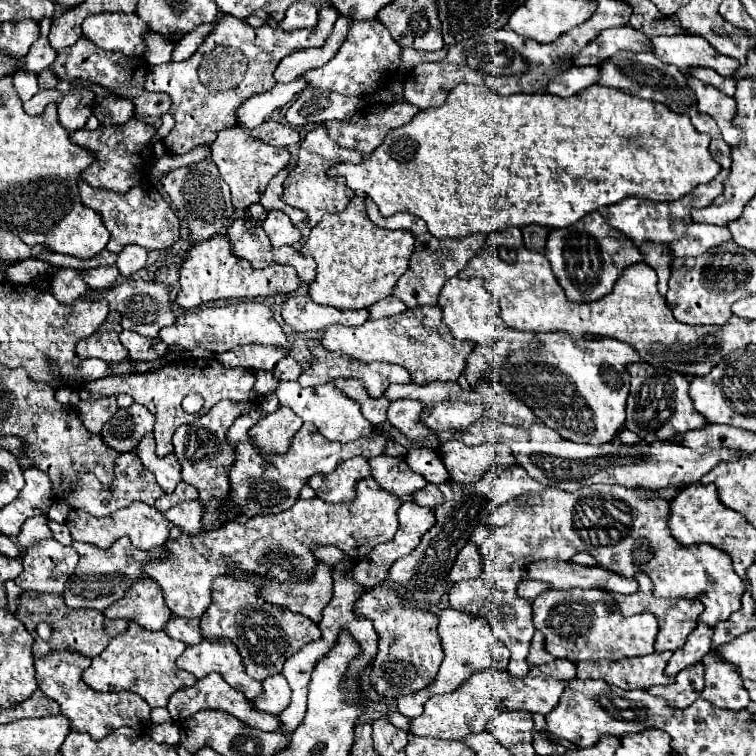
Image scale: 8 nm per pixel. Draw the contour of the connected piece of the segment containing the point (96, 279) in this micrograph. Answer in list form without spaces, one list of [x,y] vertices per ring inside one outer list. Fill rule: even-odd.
[[[98,266],[98,268],[90,268],[86,272],[86,284],[90,284],[90,288],[110,288],[118,282],[118,268],[116,266]]]

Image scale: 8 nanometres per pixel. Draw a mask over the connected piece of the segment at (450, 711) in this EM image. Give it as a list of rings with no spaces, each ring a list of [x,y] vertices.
[[[554,660],[550,664],[532,666],[522,680],[510,680],[508,672],[482,670],[462,682],[458,690],[444,696],[432,696],[424,704],[424,714],[414,718],[410,728],[416,736],[434,736],[434,738],[464,738],[472,732],[486,730],[490,718],[506,710],[528,710],[548,714],[560,700],[566,684],[576,678],[576,664],[570,660]]]

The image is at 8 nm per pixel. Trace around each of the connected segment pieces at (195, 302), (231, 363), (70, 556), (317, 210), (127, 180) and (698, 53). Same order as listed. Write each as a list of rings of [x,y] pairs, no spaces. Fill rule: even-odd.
[[[222,234],[206,242],[200,242],[188,250],[188,256],[180,268],[180,292],[176,296],[176,304],[184,310],[190,310],[204,302],[220,298],[256,298],[256,296],[290,294],[296,292],[300,284],[302,282],[296,270],[290,266],[273,264],[264,269],[254,270],[250,264],[246,264],[246,260],[238,260],[238,256],[232,254],[226,234]]]
[[[244,344],[238,348],[232,348],[230,352],[218,354],[216,358],[226,364],[226,368],[250,368],[250,370],[272,370],[278,360],[286,358],[288,352],[282,352],[282,348],[270,348],[264,344]]]
[[[44,540],[42,544],[32,546],[28,552],[24,552],[24,570],[16,578],[16,584],[22,590],[62,594],[64,584],[74,572],[76,564],[78,552],[74,552],[72,546],[64,546],[56,540]],[[52,550],[56,550],[56,554],[52,554]]]
[[[318,126],[318,128],[310,130],[306,134],[306,138],[302,140],[300,148],[298,148],[296,168],[288,174],[288,178],[284,182],[284,192],[282,192],[284,204],[306,212],[306,224],[310,228],[314,228],[314,224],[318,224],[318,220],[322,220],[322,218],[326,218],[330,214],[342,212],[348,206],[348,202],[354,198],[354,192],[348,186],[326,178],[326,172],[336,164],[342,164],[342,162],[356,164],[360,160],[362,160],[360,152],[346,150],[346,148],[338,146],[334,140],[330,140],[324,126]]]
[[[128,120],[126,124],[116,124],[116,126],[98,126],[96,130],[76,130],[70,134],[70,140],[74,144],[84,146],[88,150],[96,152],[96,160],[92,166],[88,166],[82,172],[82,180],[86,180],[90,186],[96,188],[106,188],[114,192],[126,192],[132,186],[144,184],[148,178],[148,172],[154,164],[152,150],[150,150],[150,138],[154,136],[154,128],[146,124],[144,120]]]
[[[652,36],[650,44],[654,44],[652,54],[656,58],[660,58],[664,64],[674,64],[680,70],[688,70],[690,66],[704,66],[726,78],[732,78],[740,66],[734,58],[718,54],[700,36]]]

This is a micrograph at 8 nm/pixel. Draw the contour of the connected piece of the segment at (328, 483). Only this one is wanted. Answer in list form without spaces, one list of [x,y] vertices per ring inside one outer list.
[[[350,458],[330,474],[314,474],[308,480],[308,486],[316,492],[318,498],[340,504],[354,500],[356,482],[364,480],[366,476],[370,476],[370,464],[364,458]]]

